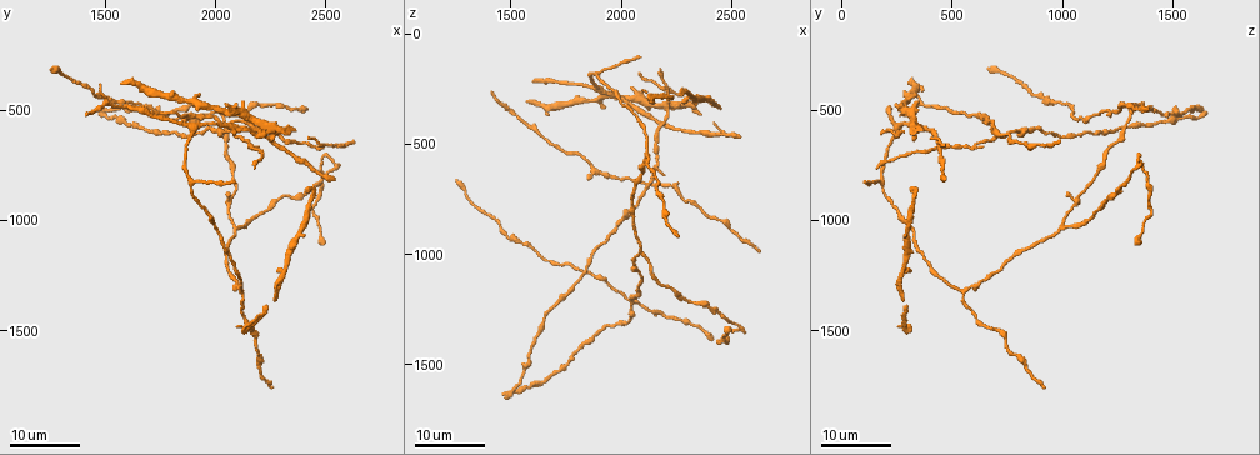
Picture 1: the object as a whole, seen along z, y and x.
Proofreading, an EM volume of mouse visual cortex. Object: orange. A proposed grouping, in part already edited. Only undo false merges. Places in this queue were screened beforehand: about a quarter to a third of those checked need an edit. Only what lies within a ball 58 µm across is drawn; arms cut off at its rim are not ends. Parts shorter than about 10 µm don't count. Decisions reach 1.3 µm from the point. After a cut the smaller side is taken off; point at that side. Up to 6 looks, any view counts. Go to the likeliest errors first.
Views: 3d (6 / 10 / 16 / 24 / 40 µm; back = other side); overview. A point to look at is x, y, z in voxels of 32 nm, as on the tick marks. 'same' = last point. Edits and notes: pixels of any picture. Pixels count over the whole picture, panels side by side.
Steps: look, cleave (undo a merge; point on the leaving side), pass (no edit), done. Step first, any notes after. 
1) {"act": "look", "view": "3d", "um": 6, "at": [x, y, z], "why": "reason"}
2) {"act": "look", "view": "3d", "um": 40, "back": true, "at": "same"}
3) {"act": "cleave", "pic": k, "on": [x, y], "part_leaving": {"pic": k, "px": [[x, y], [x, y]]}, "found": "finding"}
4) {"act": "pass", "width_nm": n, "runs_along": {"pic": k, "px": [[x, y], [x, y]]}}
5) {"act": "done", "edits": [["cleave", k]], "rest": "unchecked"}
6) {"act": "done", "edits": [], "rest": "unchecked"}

{"act": "look", "view": "3d", "um": 16, "at": [2120, 630, 700], "why": "three arms meet"}

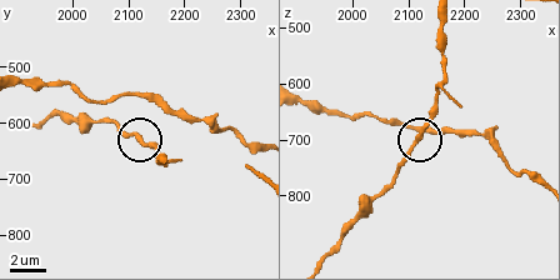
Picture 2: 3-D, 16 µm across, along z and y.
{"act": "look", "view": "3d", "um": 6, "at": [2120, 625, 690]}

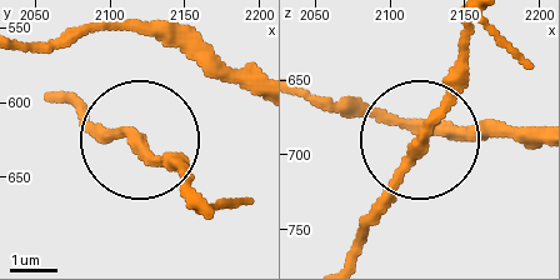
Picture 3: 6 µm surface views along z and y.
{"act": "pass", "side_arm_um": 20, "runs_along": {"pic": 3, "px": [[66, 96], [186, 168]]}, "found": "one neuron here"}

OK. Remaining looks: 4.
{"act": "look", "view": "3d", "um": 16, "at": [1820, 610, 1090], "why": "thin arm on a thick one"}

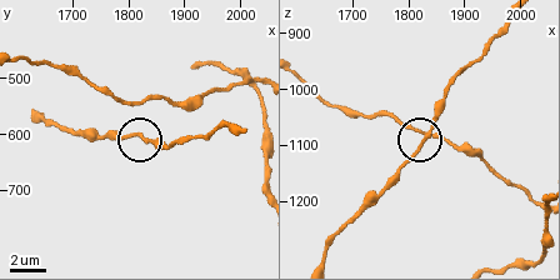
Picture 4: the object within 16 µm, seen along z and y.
{"act": "look", "view": "3d", "um": 6, "at": [1815, 600, 1105]}

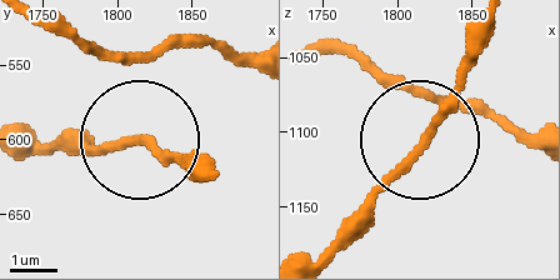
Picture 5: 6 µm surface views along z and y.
{"act": "pass", "width_nm": 150, "found": "all the same neuron"}

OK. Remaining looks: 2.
{"act": "look", "view": "3d", "um": 24, "at": [2170, 660, 570], "why": "side arm on a straight run"}

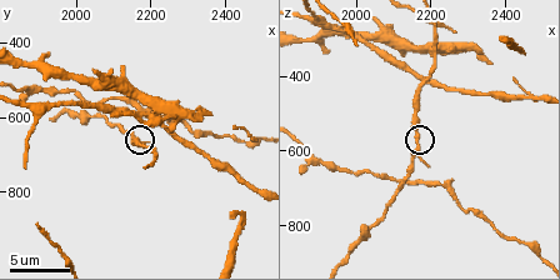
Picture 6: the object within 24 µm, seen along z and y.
{"act": "look", "view": "3d", "um": 10, "at": "same"}

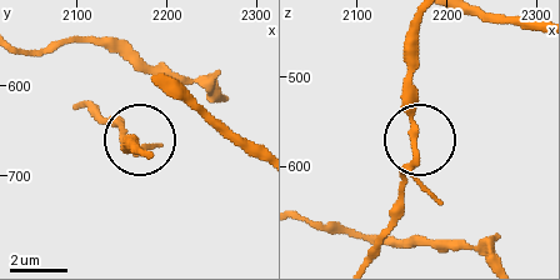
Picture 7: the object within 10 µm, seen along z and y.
{"act": "pass", "width_nm": 200, "runs_along": {"pic": 7, "px": [[365, 256], [389, 220], [415, 141], [413, 65]]}, "found": "all the same neuron"}

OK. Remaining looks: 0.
{"act": "done", "edits": [], "rest": "unchecked"}

